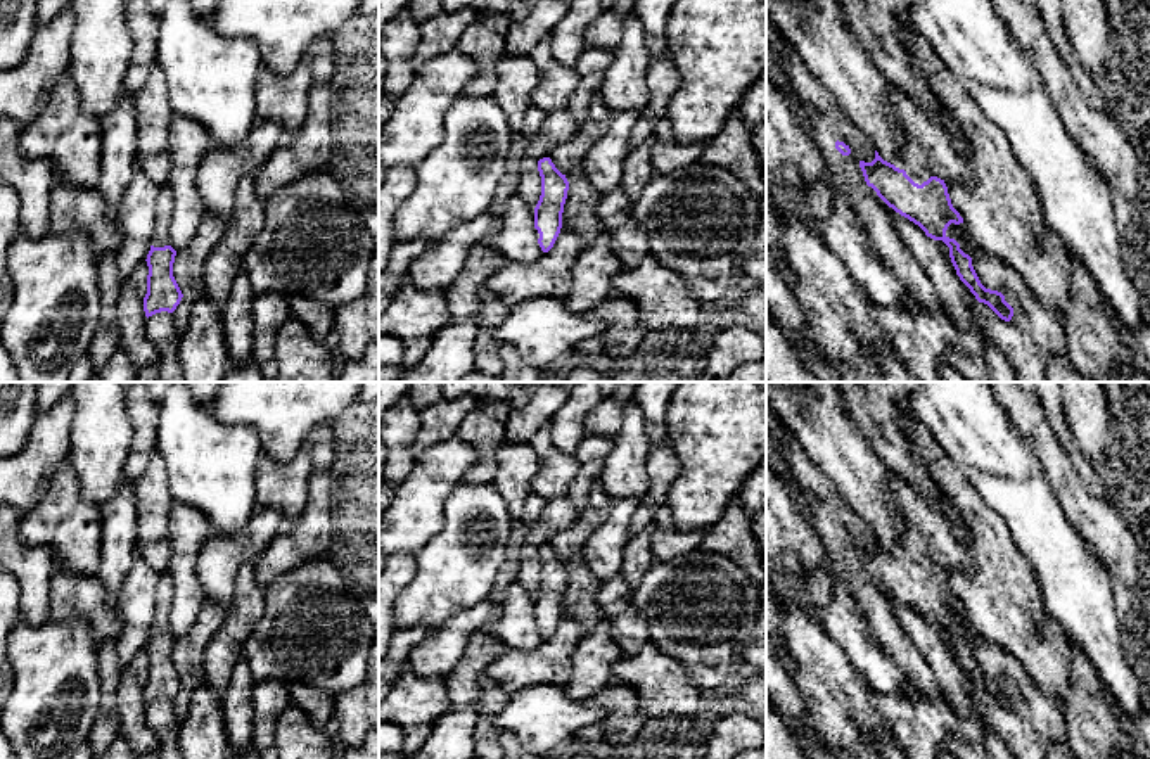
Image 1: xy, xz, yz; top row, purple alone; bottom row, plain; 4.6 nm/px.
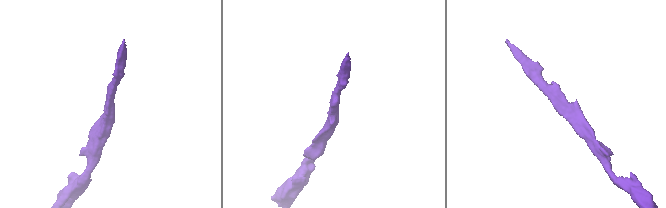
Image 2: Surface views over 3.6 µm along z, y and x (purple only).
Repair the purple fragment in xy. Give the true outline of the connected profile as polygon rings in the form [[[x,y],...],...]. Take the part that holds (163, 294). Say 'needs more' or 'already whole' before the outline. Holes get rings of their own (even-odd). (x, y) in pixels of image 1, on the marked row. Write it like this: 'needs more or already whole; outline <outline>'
needs more; outline [[[166,183],[159,187],[156,199],[154,233],[147,254],[147,294],[144,297],[145,316],[161,311],[173,313],[183,294],[173,277],[176,251],[169,246],[169,220],[173,211],[171,188]]]

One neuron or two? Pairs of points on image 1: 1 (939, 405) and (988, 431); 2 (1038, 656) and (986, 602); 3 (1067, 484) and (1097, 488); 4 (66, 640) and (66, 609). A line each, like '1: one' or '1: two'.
1: one
2: one
3: two
4: two

